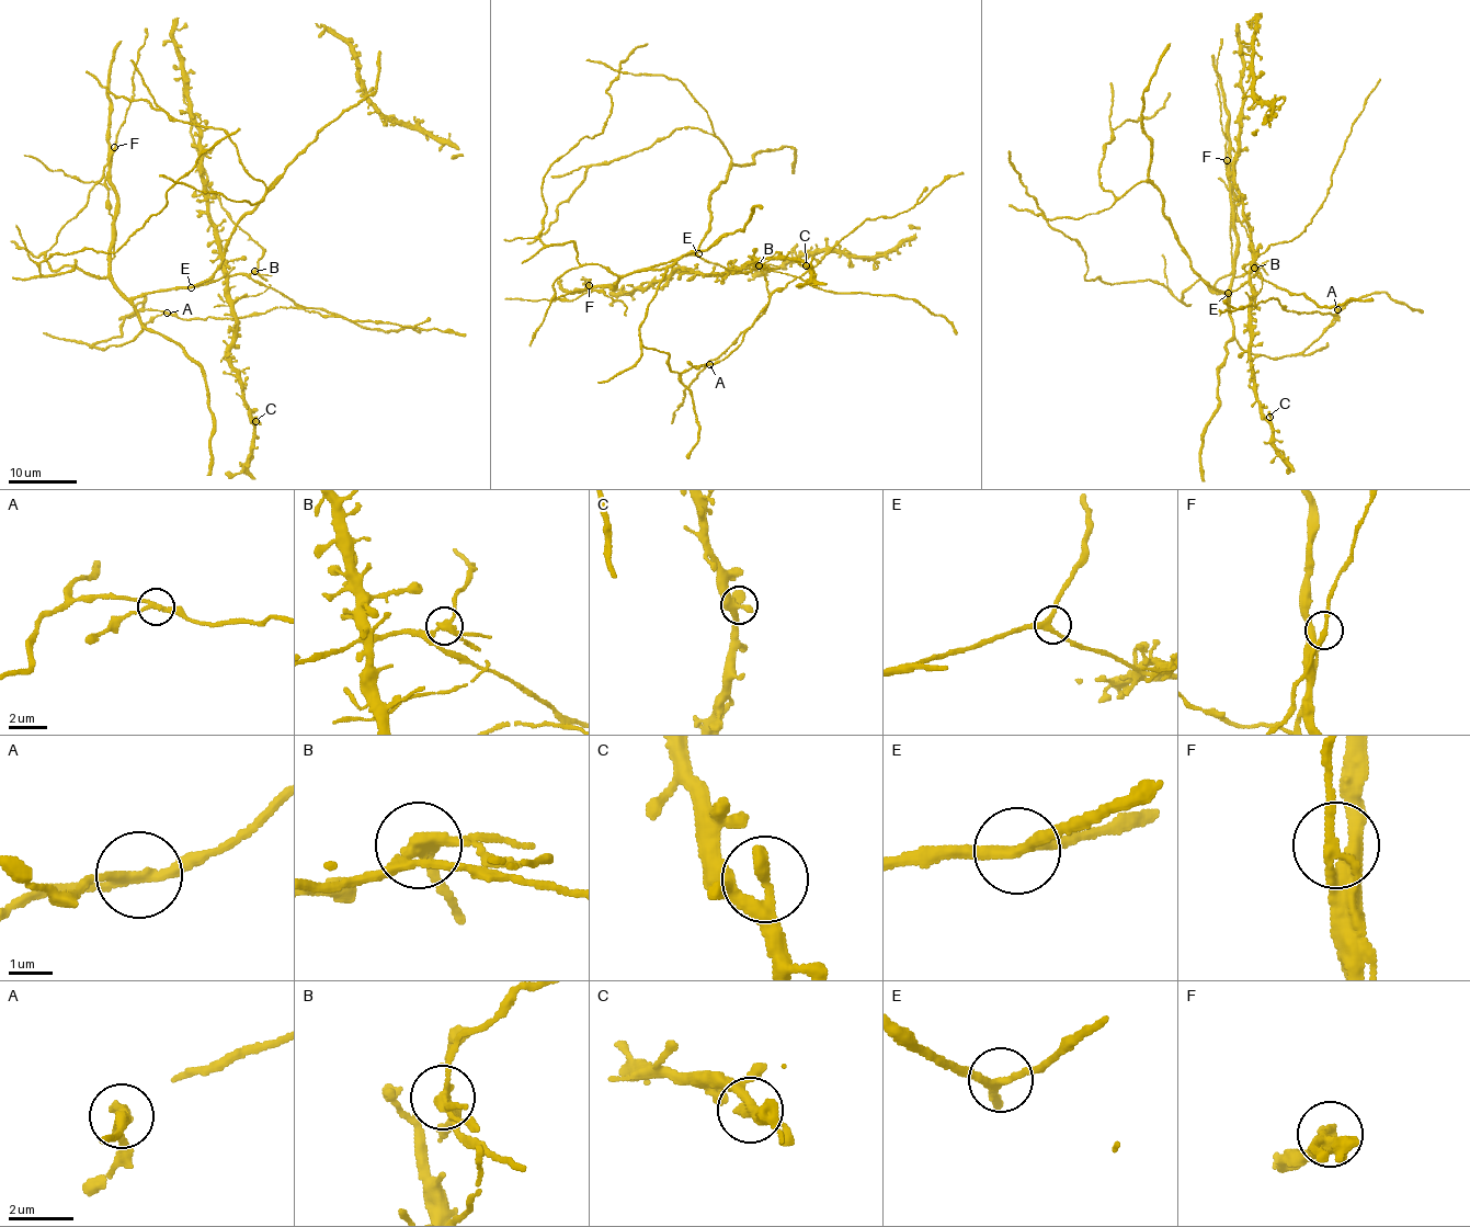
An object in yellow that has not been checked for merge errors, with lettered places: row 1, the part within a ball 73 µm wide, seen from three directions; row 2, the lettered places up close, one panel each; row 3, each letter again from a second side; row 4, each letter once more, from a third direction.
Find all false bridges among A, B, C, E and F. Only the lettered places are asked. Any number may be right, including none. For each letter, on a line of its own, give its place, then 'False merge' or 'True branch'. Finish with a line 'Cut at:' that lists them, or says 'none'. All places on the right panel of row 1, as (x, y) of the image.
A: Place: (1337, 309). False merge
B: Place: (1254, 268). False merge
C: Place: (1269, 417). True branch
E: Place: (1228, 293). True branch
F: Place: (1227, 160). False merge
Cut at: A, B, F

